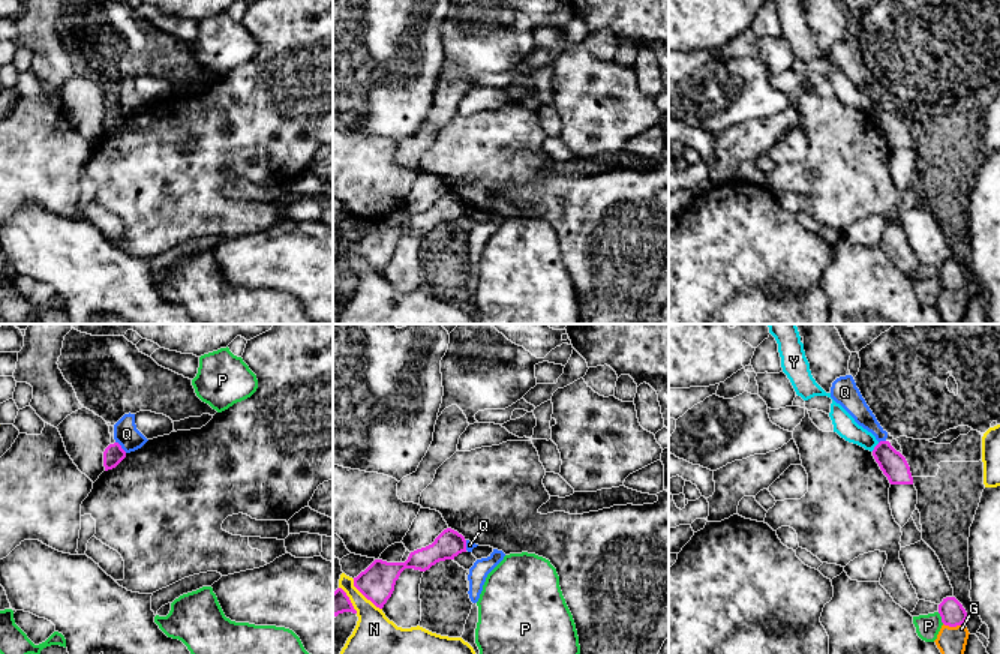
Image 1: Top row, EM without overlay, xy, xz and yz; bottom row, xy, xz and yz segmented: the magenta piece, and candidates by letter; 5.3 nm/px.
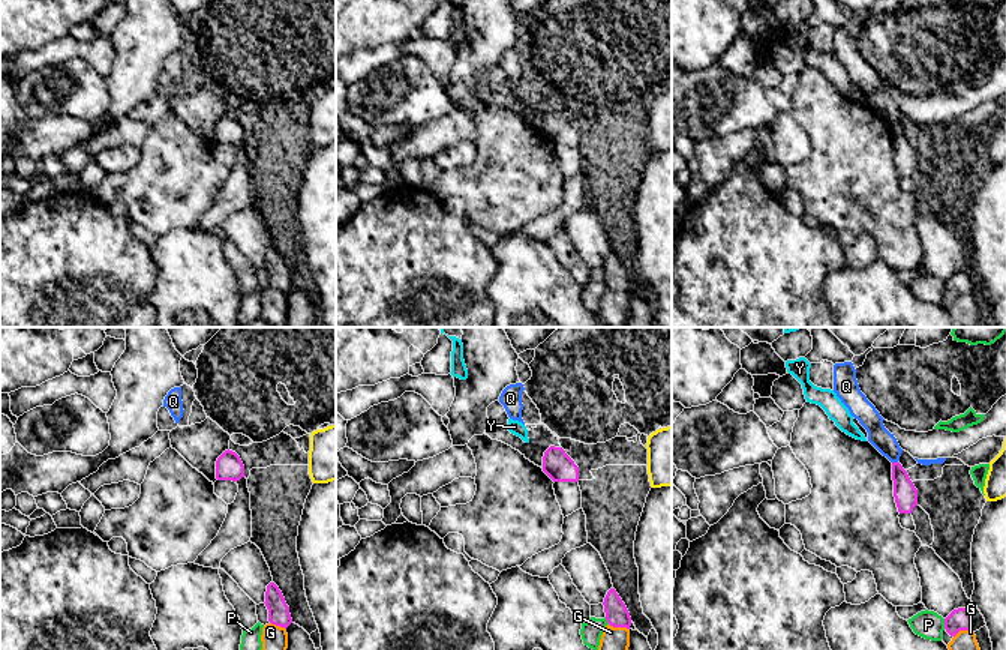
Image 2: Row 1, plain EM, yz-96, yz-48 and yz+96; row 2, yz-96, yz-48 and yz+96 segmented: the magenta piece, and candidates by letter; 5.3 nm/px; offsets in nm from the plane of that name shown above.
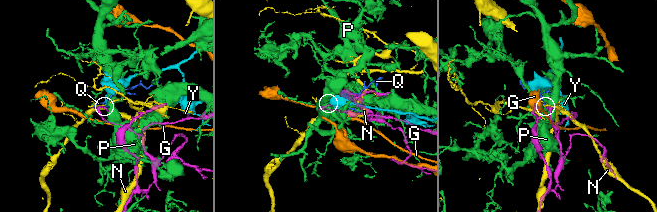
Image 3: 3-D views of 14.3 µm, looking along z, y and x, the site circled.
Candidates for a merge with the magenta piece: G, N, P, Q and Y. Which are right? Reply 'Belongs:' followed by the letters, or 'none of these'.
Belongs: none of these

